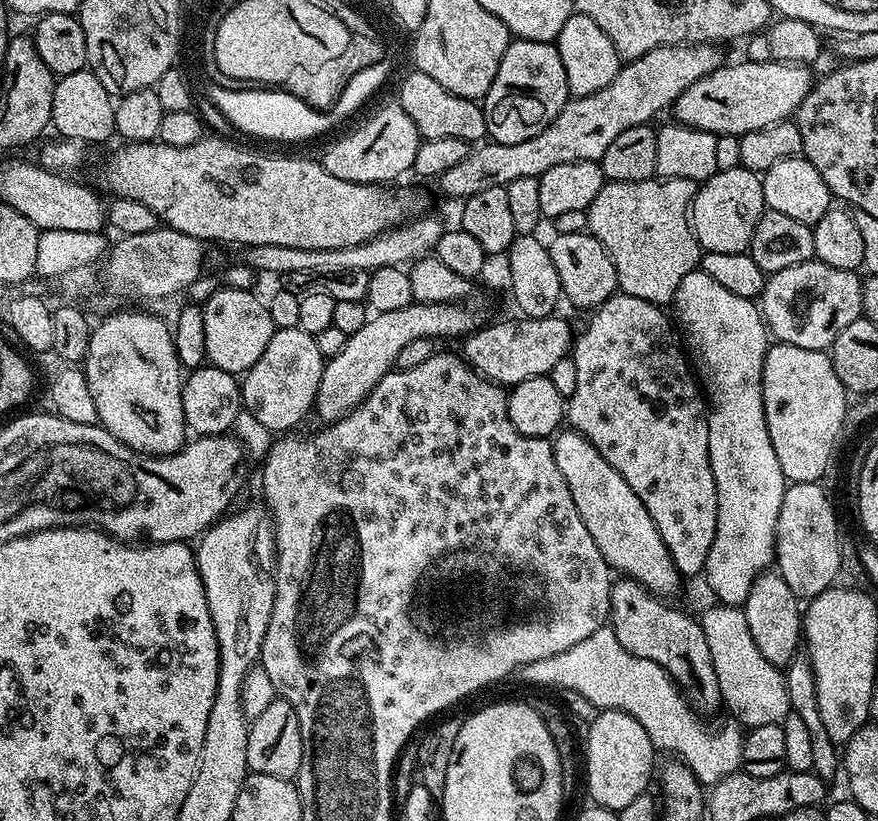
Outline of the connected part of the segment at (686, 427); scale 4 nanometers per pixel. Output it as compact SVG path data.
M617 294L611 296L605 304L600 305L589 315L592 317L589 318L588 325L581 332L579 329L575 333L570 353L574 367L578 369L578 390L574 390L574 394L567 397L566 420L571 431L581 432L594 446L594 450L598 450L598 454L602 454L602 458L606 458L606 462L610 462L610 466L614 466L614 470L618 470L618 474L622 474L622 478L626 478L630 490L634 490L634 494L638 494L638 498L642 498L642 506L646 506L646 514L650 514L650 518L654 518L654 522L658 526L658 534L662 534L662 542L666 542L666 546L670 550L670 558L674 558L674 566L680 571L681 577L699 577L706 566L710 546L714 546L714 532L718 526L718 490L714 486L714 470L710 470L708 404L705 393L690 367L689 357L685 355L678 343L673 321L670 319L669 313L667 316L664 312L667 311L659 304L651 304L642 298Z

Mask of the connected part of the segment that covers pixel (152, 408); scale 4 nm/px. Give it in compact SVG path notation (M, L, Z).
M116 312L92 329L90 350L82 361L90 394L98 409L98 423L118 442L144 456L169 456L186 443L186 425L182 414L182 369L174 350L169 321L159 320L148 312Z

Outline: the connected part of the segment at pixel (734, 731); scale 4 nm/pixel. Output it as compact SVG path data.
M610 626L598 628L592 636L584 638L583 642L578 642L576 646L564 650L561 654L554 654L553 657L544 658L539 662L528 663L519 669L518 674L524 681L532 684L558 686L563 691L576 691L595 704L599 710L618 709L620 712L630 714L631 717L638 718L642 722L642 728L650 735L653 747L662 752L663 750L672 752L668 754L683 760L705 786L716 784L722 778L728 777L730 773L741 769L743 731L732 722L705 725L703 722L705 719L688 703L687 697L677 688L669 675L656 662L630 654L618 641L617 635Z

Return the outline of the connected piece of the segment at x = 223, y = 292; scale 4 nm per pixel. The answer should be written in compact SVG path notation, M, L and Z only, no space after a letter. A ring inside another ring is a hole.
M222 286L210 299L203 301L207 363L211 367L243 374L250 370L250 366L254 366L254 362L258 362L258 358L262 358L277 329L270 318L267 303L259 300L254 293L252 290Z

